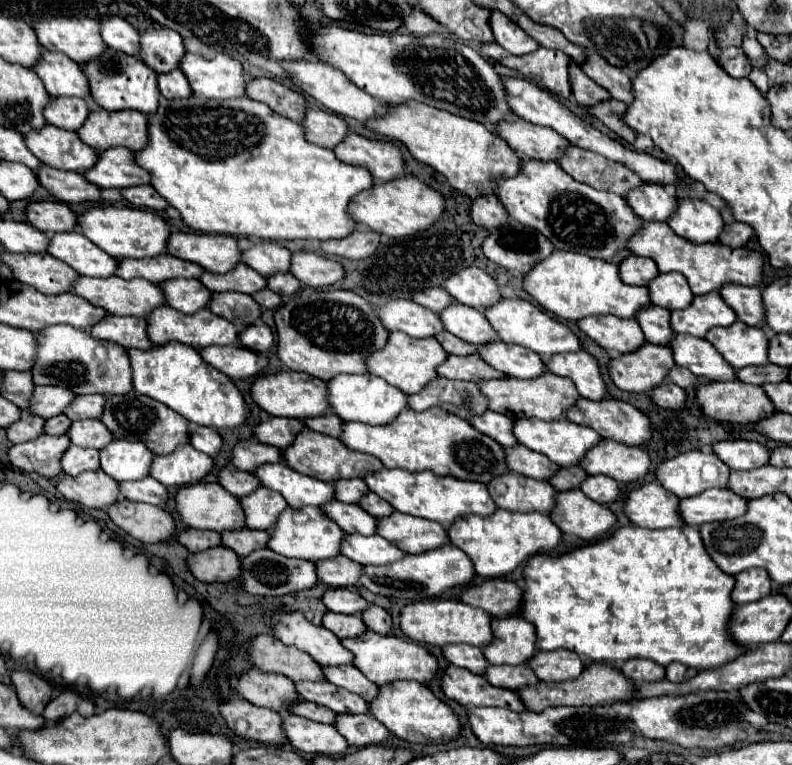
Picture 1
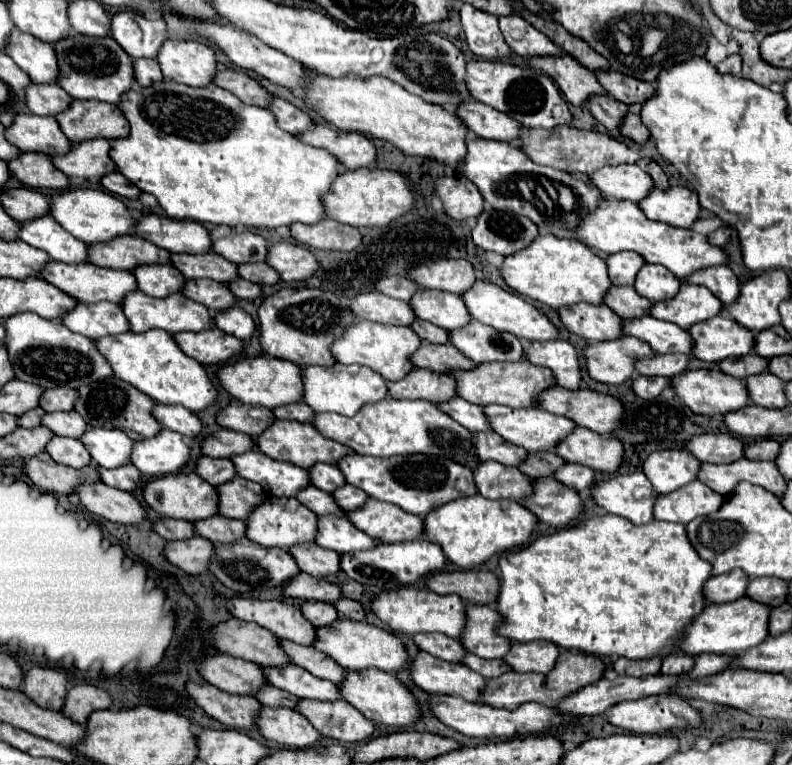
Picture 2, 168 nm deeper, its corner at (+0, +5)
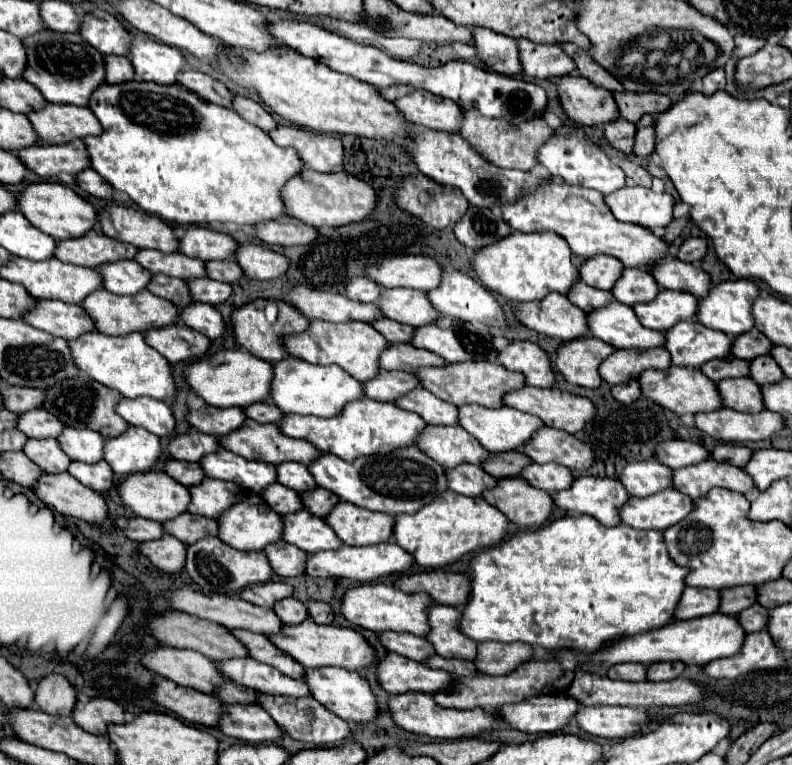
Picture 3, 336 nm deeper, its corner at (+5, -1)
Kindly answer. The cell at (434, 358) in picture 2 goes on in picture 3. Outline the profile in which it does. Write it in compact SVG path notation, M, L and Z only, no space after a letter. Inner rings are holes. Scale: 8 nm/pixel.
M390 344L384 350L380 364L384 370L404 370L404 372L418 372L426 366L442 366L446 360L430 350L414 348L412 344Z

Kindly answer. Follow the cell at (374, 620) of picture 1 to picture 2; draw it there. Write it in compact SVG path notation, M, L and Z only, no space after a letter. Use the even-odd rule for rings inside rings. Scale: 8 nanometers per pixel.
M339 598L335 604L335 610L341 618L349 618L349 620L363 620L365 618L365 612L361 608L359 602L355 600L349 600L349 598Z

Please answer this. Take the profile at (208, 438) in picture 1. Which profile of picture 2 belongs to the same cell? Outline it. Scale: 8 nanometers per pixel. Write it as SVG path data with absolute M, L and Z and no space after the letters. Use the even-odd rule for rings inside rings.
M155 404L151 414L163 428L179 432L179 434L183 434L187 438L195 438L201 432L201 420L193 412L189 412L189 410L181 408L181 406Z

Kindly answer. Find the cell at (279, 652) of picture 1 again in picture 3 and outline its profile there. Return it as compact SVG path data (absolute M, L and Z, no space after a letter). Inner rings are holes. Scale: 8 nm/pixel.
M166 612L162 616L152 618L150 622L150 632L166 646L174 646L174 648L188 648L188 650L196 650L204 656L208 656L214 662L220 660L232 660L232 658L248 658L248 648L226 628L220 624L214 624L210 620L202 620L184 612Z

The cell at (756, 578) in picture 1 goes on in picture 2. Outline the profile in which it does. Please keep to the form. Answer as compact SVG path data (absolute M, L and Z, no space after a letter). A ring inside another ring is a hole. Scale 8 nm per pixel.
M731 570L729 574L711 576L703 584L703 598L707 604L733 602L733 600L745 596L747 584L749 584L749 578L745 576L743 570Z

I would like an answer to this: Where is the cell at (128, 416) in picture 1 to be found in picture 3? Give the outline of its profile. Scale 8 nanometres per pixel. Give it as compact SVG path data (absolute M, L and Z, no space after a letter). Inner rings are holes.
M78 376L72 380L64 380L64 384L56 384L56 388L48 388L46 390L46 400L44 400L44 408L48 412L52 412L56 418L60 418L66 426L70 428L90 428L100 432L102 436L120 436L126 432L126 428L130 428L126 424L126 420L122 416L116 414L116 406L118 400L122 398L120 392L98 384L96 380L92 380L90 376Z

